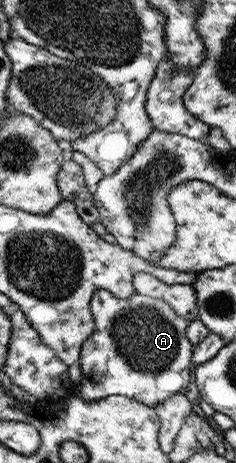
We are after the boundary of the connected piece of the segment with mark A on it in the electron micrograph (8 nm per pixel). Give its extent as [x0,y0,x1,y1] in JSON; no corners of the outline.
[78,290,193,408]

